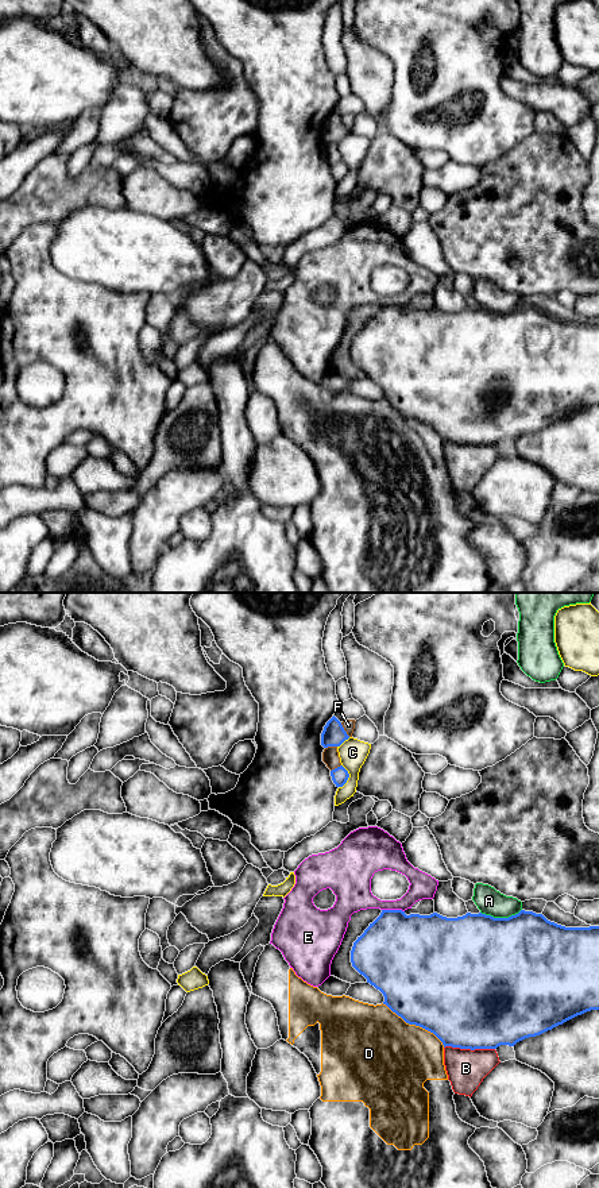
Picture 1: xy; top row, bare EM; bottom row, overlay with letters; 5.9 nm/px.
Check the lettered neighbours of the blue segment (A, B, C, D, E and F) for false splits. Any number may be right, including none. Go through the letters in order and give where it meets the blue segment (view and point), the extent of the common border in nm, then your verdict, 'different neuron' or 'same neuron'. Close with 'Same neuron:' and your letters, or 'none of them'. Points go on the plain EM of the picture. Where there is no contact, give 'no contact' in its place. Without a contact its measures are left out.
A: xy (501, 313) | 240 nm | different neuron
B: xy (470, 443) | 300 nm | different neuron
C: xy (348, 172) | 140 nm | different neuron
D: xy (414, 419) | 460 nm | different neuron
E: xy (393, 305) | 140 nm | different neuron
F: xy (343, 124) | 110 nm | different neuron
Same neuron: none of them

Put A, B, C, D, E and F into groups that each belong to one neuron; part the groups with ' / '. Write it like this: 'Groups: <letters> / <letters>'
Groups: A / B / C / D / E / F

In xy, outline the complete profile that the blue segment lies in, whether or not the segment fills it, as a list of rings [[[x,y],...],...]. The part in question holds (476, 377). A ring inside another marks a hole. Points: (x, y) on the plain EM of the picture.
[[[382,305],[358,332],[352,362],[379,385],[386,400],[406,418],[433,428],[445,441],[496,444],[540,431],[591,405],[599,405],[599,321],[565,323],[542,309],[521,305],[509,313],[467,308],[447,313]]]

